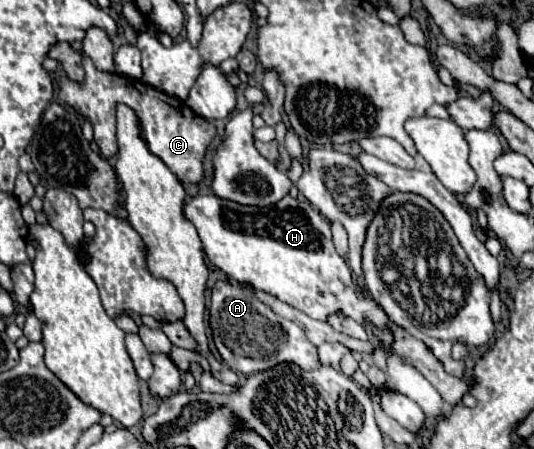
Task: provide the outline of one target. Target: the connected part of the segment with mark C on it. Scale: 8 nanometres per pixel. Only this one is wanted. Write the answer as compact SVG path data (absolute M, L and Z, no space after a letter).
M83 57L83 67L85 67L85 85L77 87L77 83L73 83L71 79L65 79L61 83L59 97L63 103L73 105L93 125L95 143L99 145L103 157L113 157L119 151L115 107L123 103L135 111L141 129L141 139L145 141L147 149L153 155L157 155L177 175L181 183L199 185L205 181L205 167L203 167L205 153L209 143L217 137L217 127L213 123L201 119L185 101L171 97L163 91L157 91L155 87L149 87L139 79L125 77L123 83L121 75L99 71L89 57Z

